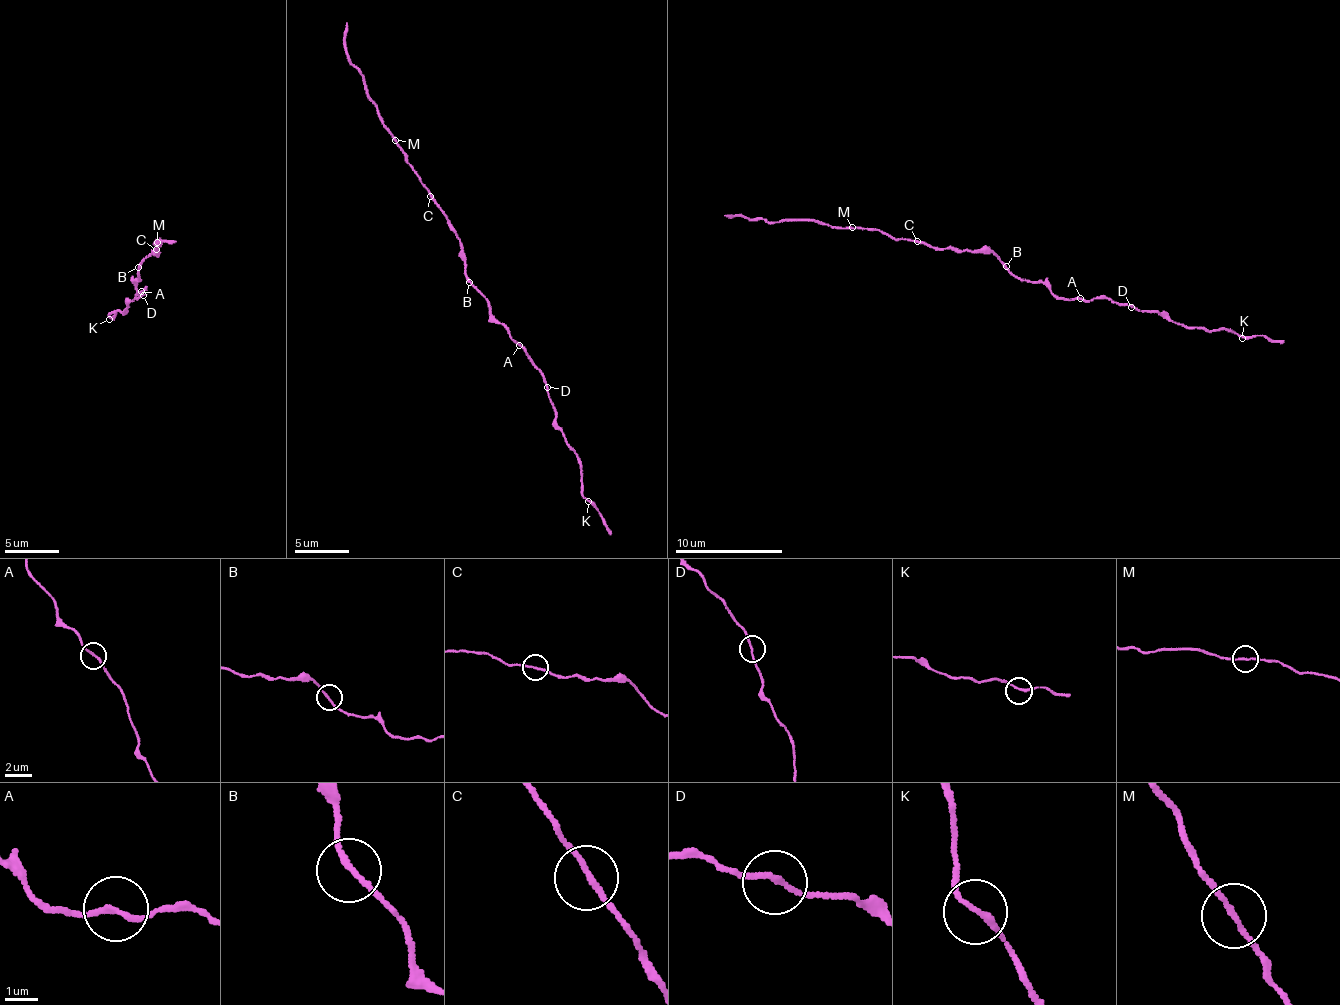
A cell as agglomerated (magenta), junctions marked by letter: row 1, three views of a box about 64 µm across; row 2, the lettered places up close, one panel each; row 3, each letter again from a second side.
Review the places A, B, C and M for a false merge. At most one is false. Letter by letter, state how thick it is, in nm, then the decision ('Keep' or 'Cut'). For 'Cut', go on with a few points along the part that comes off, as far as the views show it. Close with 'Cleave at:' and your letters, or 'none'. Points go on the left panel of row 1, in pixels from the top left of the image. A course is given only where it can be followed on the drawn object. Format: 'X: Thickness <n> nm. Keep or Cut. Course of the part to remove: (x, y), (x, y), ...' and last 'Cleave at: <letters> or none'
A: Thickness 150 nm. Keep
B: Thickness 150 nm. Keep
C: Thickness 150 nm. Keep
M: Thickness 140 nm. Keep
Cleave at: none

